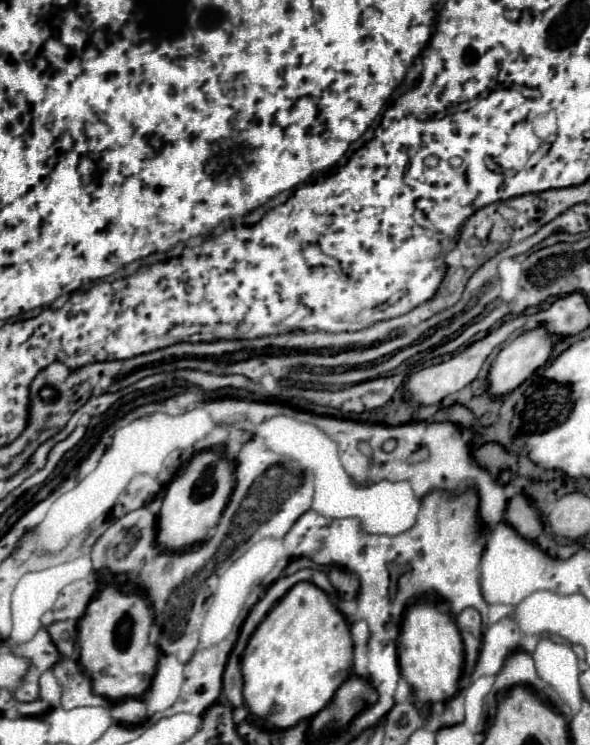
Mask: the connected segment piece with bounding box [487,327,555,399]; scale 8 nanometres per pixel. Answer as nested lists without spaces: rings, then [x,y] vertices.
[[[539,327],[539,329],[533,329],[533,331],[527,331],[523,335],[519,335],[513,343],[505,345],[495,361],[491,363],[491,369],[489,369],[489,375],[487,375],[487,391],[491,397],[503,397],[507,393],[511,393],[513,389],[517,389],[535,369],[543,367],[551,355],[551,349],[555,345],[555,337],[545,329],[545,327]]]

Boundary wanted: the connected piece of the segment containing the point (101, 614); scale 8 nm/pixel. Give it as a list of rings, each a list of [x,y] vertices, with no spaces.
[[[109,585],[89,603],[85,617],[79,621],[79,663],[91,677],[93,691],[109,701],[141,697],[153,683],[159,651],[149,643],[153,623],[151,607],[139,593],[125,595]]]

